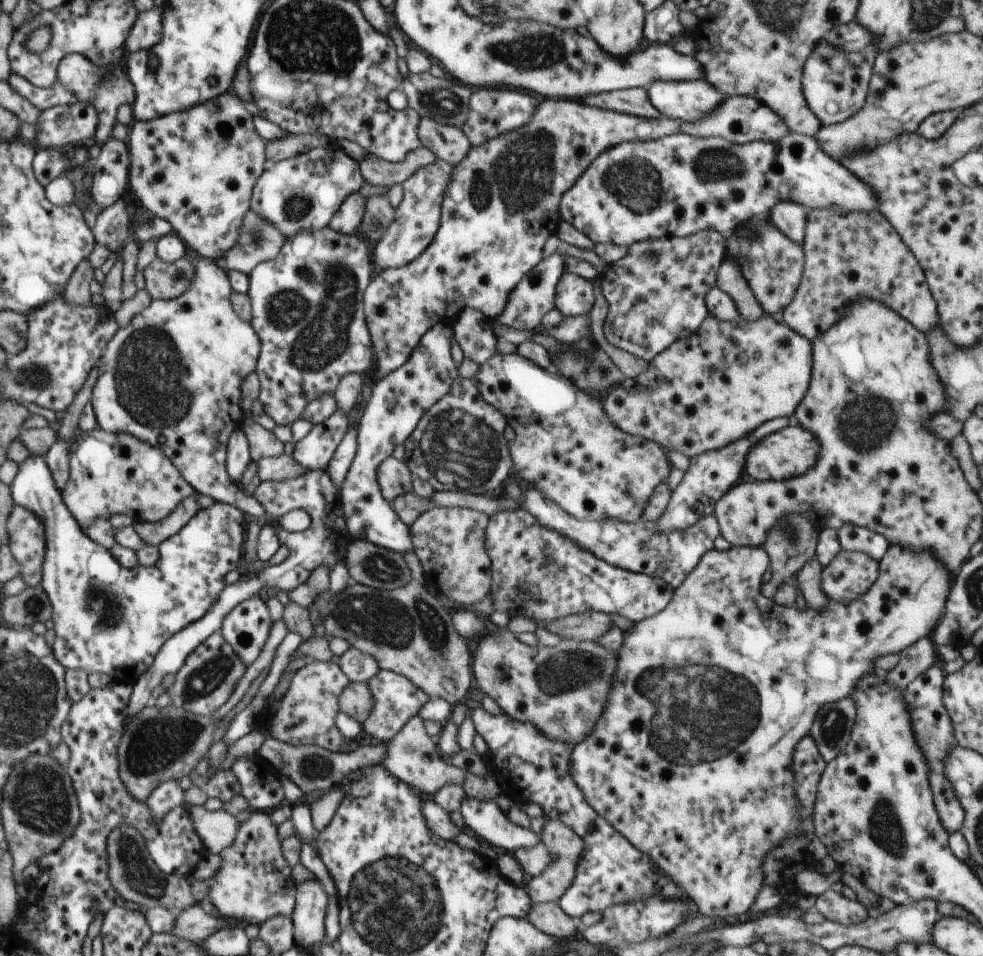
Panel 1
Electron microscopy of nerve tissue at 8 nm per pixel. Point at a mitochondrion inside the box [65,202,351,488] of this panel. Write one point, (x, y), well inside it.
(149, 380)

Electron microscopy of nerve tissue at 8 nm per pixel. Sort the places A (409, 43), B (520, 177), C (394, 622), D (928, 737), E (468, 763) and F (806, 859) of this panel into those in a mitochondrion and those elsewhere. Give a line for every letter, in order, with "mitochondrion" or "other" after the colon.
A: other
B: mitochondrion
C: mitochondrion
D: mitochondrion
E: other
F: other

